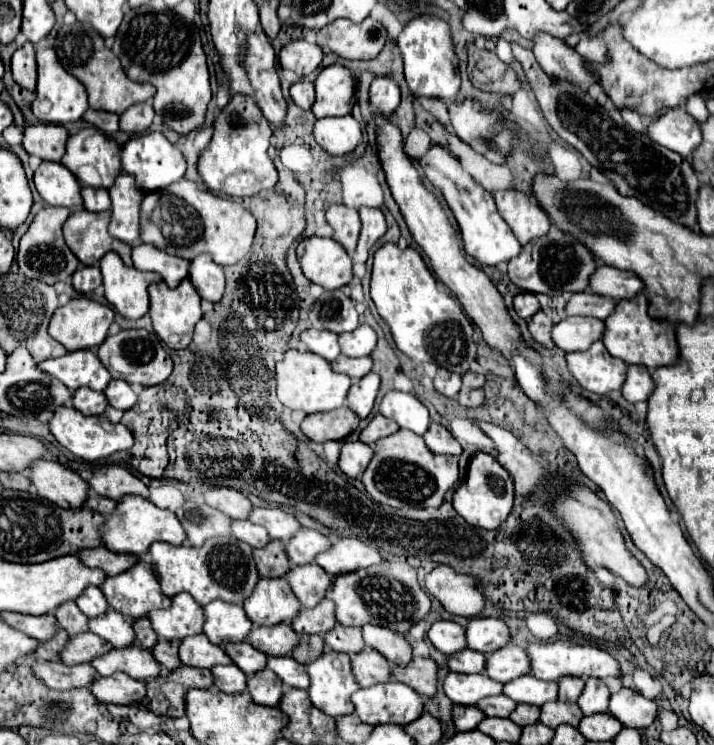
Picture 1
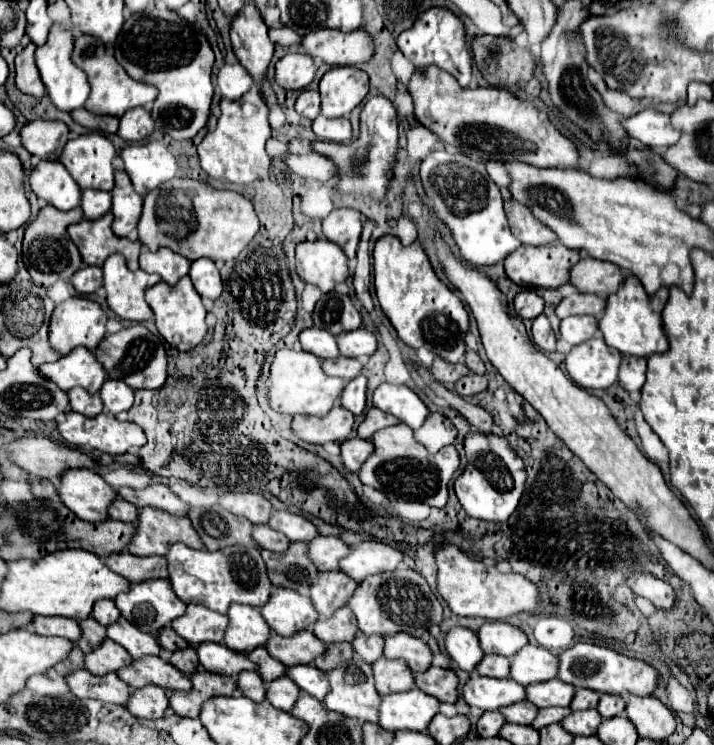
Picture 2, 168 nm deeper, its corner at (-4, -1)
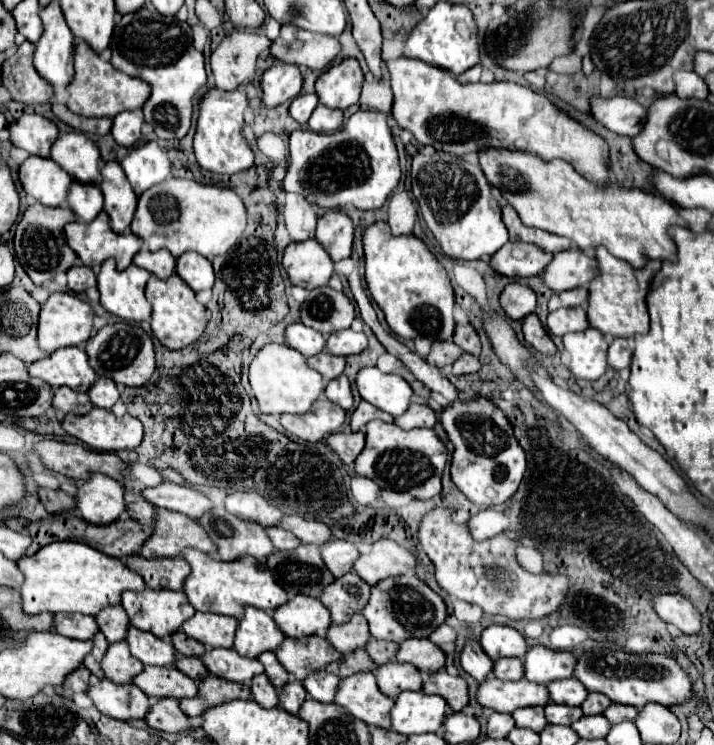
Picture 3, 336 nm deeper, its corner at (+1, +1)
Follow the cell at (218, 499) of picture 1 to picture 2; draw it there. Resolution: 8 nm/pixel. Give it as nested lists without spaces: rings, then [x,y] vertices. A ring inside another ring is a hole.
[[[228,492],[218,500],[226,510],[238,516],[246,516],[252,524],[266,524],[272,514],[272,504],[262,494],[252,492]]]

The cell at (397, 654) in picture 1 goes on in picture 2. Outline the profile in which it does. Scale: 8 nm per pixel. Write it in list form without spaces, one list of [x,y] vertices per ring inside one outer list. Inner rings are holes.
[[[402,632],[384,636],[384,656],[404,660],[412,672],[426,670],[432,660],[430,648],[420,638]]]

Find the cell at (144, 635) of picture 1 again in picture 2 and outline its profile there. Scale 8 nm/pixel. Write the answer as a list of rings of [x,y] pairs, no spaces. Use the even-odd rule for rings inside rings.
[[[164,626],[164,628],[158,632],[158,642],[160,642],[160,648],[170,650],[170,652],[188,646],[188,642],[182,640],[182,638],[180,638],[180,636],[170,628],[170,626]]]

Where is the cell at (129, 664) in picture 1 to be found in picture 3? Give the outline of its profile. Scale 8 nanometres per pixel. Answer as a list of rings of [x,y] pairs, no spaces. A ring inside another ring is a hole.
[[[145,666],[145,670],[133,680],[149,698],[193,698],[199,686],[189,676],[181,674],[175,666]]]

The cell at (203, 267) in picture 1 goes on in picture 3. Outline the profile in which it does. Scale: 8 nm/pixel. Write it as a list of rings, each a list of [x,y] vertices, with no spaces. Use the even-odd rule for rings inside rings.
[[[183,254],[181,258],[177,258],[177,266],[175,272],[181,276],[181,280],[185,280],[195,292],[203,290],[203,288],[211,288],[215,282],[215,274],[213,274],[213,266],[207,258],[201,258],[201,254]]]

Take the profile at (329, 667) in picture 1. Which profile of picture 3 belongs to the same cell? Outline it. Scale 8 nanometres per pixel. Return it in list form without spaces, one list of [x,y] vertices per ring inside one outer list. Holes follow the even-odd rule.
[[[371,672],[341,680],[335,704],[347,708],[355,718],[361,718],[369,726],[389,728],[389,710],[393,708],[393,700],[379,690]]]

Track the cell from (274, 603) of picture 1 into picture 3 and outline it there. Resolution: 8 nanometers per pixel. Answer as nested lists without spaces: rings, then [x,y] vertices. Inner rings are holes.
[[[297,594],[287,604],[279,606],[273,612],[273,620],[277,626],[291,638],[303,636],[325,636],[325,628],[331,626],[329,610],[311,596]]]

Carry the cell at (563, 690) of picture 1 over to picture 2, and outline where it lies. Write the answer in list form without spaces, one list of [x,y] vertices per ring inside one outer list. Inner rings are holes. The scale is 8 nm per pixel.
[[[576,688],[574,692],[574,700],[570,704],[572,710],[584,710],[584,708],[594,708],[598,704],[600,694],[598,692],[590,692],[588,688]]]

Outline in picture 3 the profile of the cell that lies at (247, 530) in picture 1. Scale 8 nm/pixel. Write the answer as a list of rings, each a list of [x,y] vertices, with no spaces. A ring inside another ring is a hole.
[[[277,526],[267,528],[267,534],[269,534],[269,538],[277,550],[295,550],[301,544],[301,540],[295,538],[289,530],[283,530]]]

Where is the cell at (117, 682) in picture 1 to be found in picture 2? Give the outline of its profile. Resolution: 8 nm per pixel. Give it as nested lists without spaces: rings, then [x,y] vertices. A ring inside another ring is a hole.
[[[148,684],[146,688],[130,690],[130,704],[126,704],[128,712],[136,718],[162,718],[168,708],[166,690],[156,684]]]

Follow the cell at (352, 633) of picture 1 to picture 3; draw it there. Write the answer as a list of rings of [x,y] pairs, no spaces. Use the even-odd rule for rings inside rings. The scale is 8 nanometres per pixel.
[[[371,638],[369,644],[367,644],[367,652],[373,658],[373,662],[377,662],[381,666],[383,662],[389,662],[389,660],[395,658],[397,644],[395,642],[381,642],[381,640]]]

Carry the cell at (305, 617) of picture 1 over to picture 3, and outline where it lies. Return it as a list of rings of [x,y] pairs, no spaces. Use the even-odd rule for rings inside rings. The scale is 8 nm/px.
[[[355,614],[349,624],[333,624],[327,630],[327,640],[341,652],[341,654],[351,654],[357,648],[365,648],[369,642],[369,624],[361,614]]]

